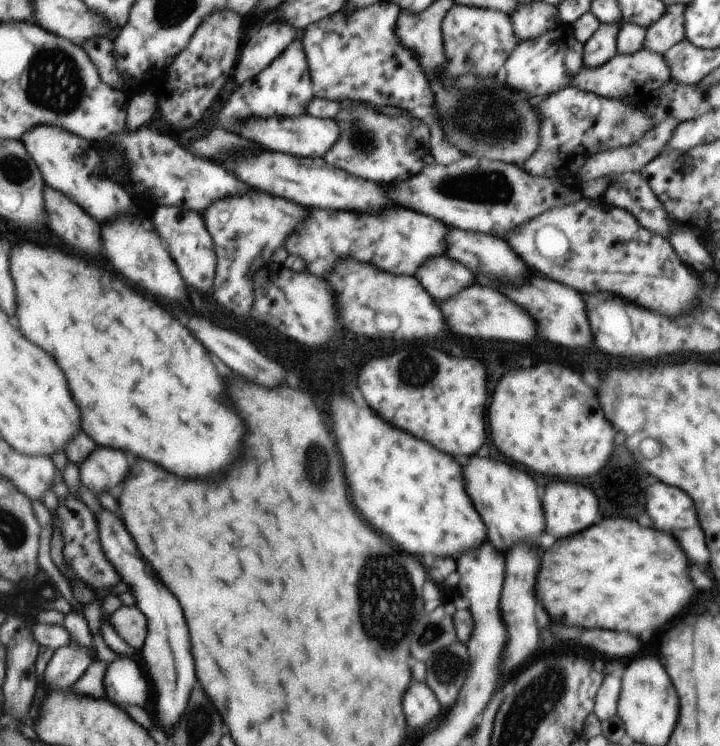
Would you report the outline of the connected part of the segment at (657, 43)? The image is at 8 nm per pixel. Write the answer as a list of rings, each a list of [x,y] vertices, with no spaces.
[[[669,4],[664,14],[645,29],[644,46],[662,55],[668,48],[685,39],[683,12],[685,5]]]

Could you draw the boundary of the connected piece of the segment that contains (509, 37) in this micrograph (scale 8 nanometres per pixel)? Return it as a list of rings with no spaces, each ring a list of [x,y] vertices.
[[[454,4],[444,16],[441,36],[444,40],[445,62],[439,66],[437,76],[441,76],[445,90],[451,90],[453,82],[463,74],[475,74],[479,78],[499,75],[503,63],[519,41],[513,32],[511,17],[505,12],[460,4]]]

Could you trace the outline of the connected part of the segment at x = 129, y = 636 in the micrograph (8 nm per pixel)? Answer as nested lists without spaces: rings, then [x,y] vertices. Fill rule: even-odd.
[[[125,605],[111,615],[111,625],[114,630],[117,630],[119,637],[140,653],[145,646],[147,636],[149,636],[147,616],[137,606],[129,608]]]

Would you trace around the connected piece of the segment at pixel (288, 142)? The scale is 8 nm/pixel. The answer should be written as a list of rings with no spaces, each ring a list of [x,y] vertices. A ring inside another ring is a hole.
[[[301,114],[297,118],[283,118],[283,120],[269,118],[267,122],[255,120],[243,126],[237,134],[249,136],[249,140],[257,140],[257,144],[265,144],[265,148],[273,152],[285,152],[299,158],[321,158],[333,144],[337,143],[337,138],[340,136],[339,128],[333,120],[319,119],[307,114]]]

